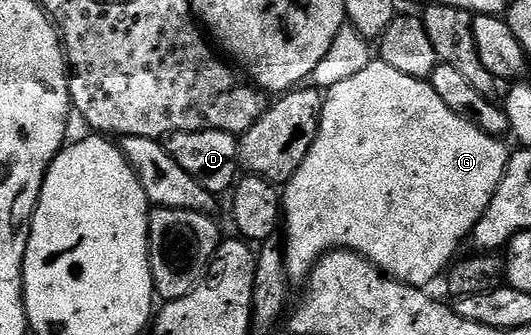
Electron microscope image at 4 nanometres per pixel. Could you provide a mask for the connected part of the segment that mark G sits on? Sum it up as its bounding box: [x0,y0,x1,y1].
[281,25,509,288]

